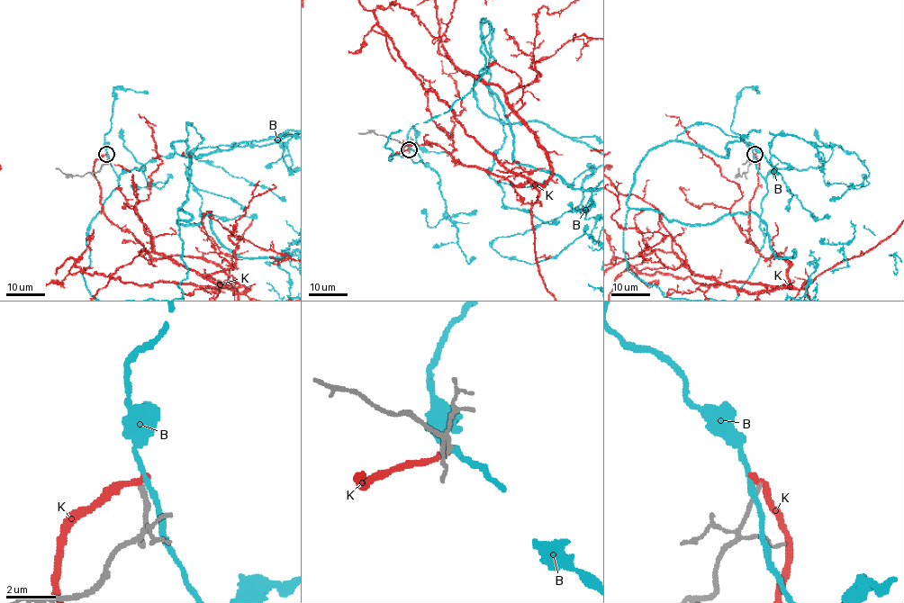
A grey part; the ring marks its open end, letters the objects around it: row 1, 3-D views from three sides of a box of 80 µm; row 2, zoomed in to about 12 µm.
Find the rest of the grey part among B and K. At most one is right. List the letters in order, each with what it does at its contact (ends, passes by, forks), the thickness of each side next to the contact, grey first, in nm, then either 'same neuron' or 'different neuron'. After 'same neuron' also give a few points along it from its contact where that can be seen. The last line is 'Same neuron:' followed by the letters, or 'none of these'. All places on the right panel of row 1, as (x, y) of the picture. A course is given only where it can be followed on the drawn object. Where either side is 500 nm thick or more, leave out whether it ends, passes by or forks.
B: it passes by | 220/220 nm | different neuron
K: it ends | 180/280 nm | different neuron
Same neuron: none of these

